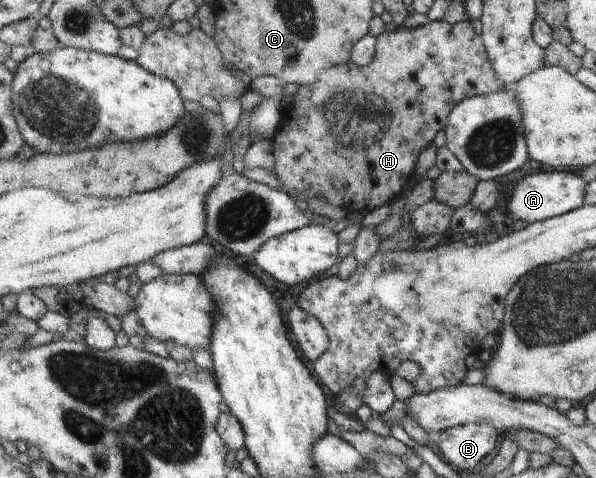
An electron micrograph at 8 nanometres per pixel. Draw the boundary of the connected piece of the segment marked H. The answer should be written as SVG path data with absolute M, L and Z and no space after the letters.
M442 18L437 21L432 20L426 25L416 28L401 26L394 31L384 32L380 37L377 37L377 54L372 63L359 66L350 60L348 63L335 65L323 71L316 83L297 88L296 95L293 95L291 105L284 112L281 124L273 139L274 155L276 155L275 175L282 185L281 190L288 193L294 201L305 201L309 204L312 199L322 197L322 199L332 203L334 207L343 207L349 214L352 212L370 213L370 211L396 200L403 193L406 184L414 175L418 155L428 145L433 145L432 141L434 141L436 133L440 133L448 125L449 115L453 113L453 109L458 103L466 98L498 93L498 91L504 91L508 87L495 71L487 54L483 37L472 29L468 20L460 23L448 23L446 19Z

